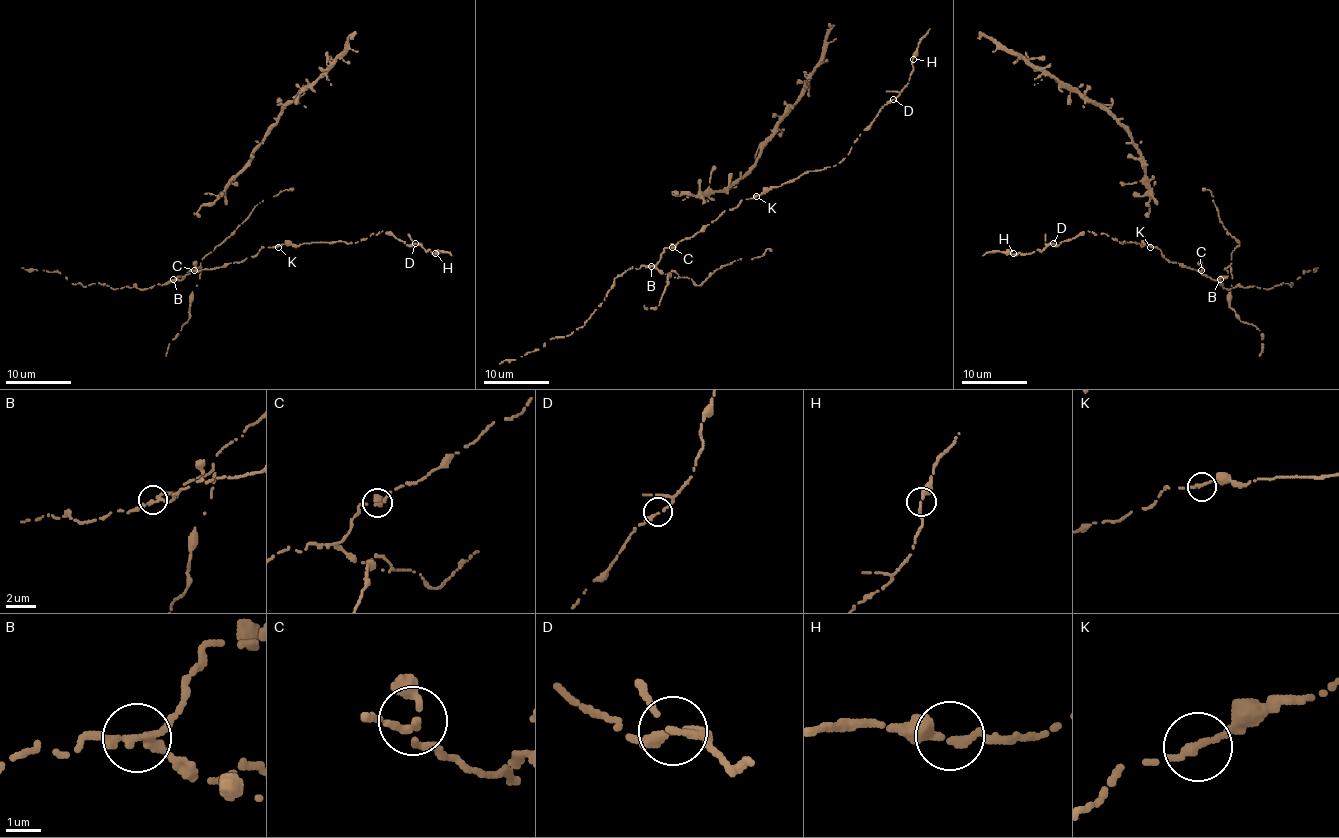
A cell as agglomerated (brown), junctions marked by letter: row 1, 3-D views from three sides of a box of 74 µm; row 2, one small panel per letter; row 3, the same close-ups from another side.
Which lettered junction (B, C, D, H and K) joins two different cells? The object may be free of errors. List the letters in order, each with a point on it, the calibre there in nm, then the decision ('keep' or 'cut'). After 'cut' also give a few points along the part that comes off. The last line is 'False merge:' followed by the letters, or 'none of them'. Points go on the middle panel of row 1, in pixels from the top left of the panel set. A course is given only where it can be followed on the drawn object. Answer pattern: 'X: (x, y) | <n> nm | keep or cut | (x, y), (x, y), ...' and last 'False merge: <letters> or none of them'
B: (651, 266) | 220 nm | cut | (651, 265), (662, 273), (675, 272), (700, 285), (718, 268), (735, 260), (759, 257), (771, 249)
C: (672, 247) | 170 nm | keep
D: (893, 99) | 240 nm | keep
H: (913, 59) | 240 nm | keep
K: (756, 196) | 240 nm | keep
False merge: B

